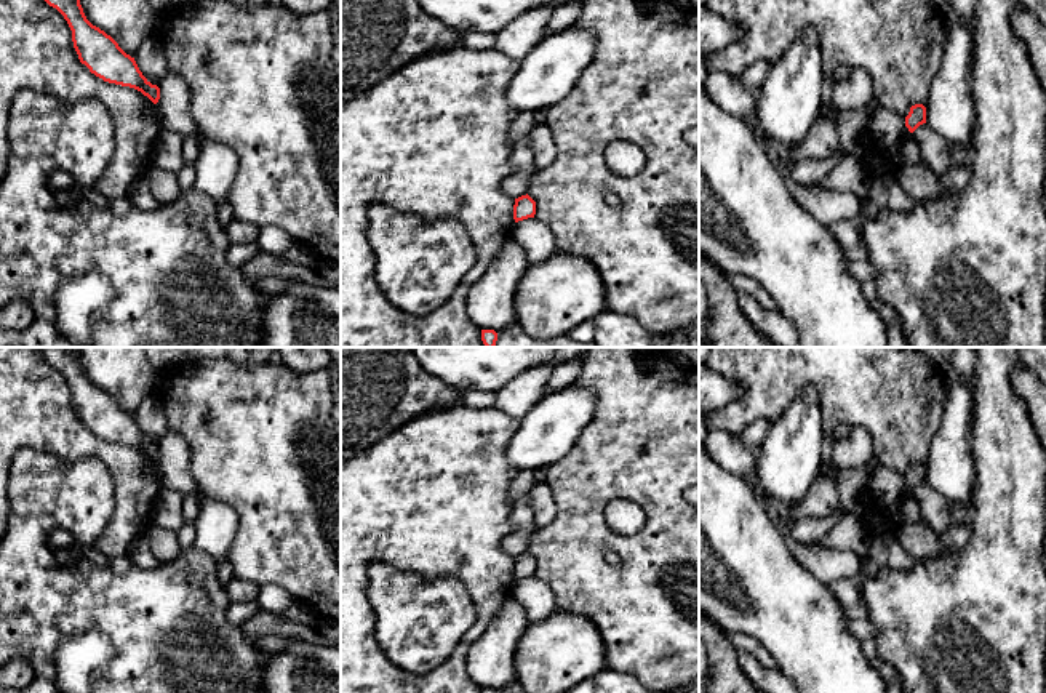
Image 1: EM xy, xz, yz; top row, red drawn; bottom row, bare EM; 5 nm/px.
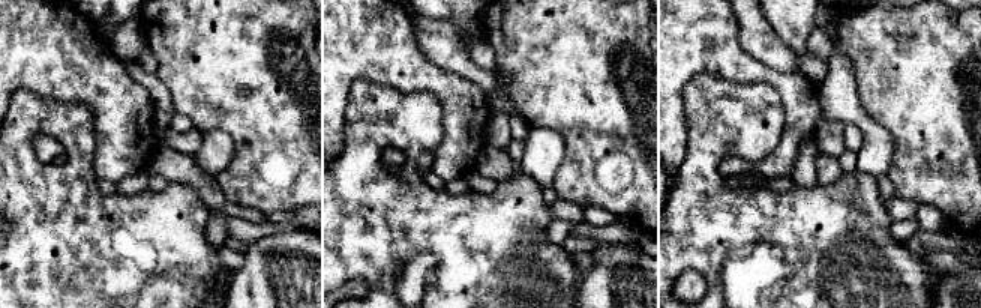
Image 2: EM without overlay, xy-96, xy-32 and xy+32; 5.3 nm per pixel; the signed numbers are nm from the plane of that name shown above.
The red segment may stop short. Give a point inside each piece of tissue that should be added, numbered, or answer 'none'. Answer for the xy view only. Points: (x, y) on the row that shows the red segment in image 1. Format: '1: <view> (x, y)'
none

